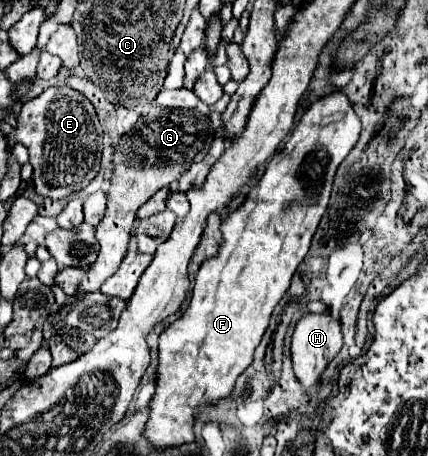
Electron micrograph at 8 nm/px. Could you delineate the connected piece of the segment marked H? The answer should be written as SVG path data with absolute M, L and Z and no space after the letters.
M331 311L323 313L307 313L303 315L293 333L291 343L291 357L293 357L293 369L297 379L303 387L319 387L319 377L325 371L327 363L341 351L343 347L343 333L341 333L341 321L331 315Z

